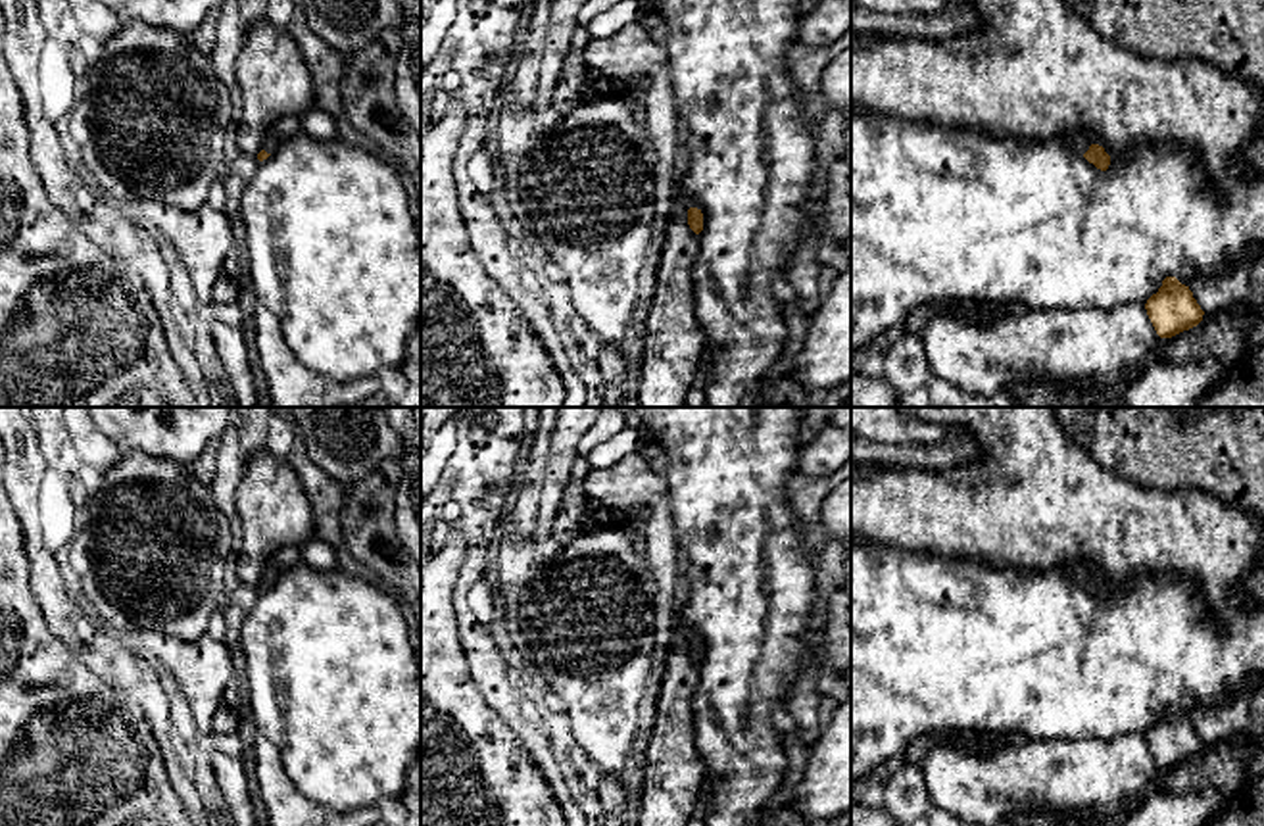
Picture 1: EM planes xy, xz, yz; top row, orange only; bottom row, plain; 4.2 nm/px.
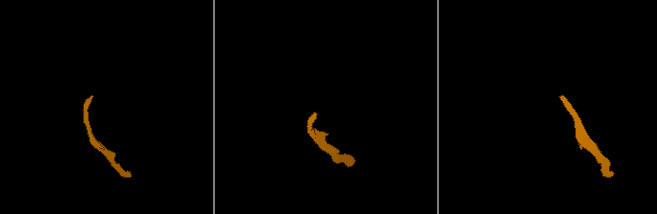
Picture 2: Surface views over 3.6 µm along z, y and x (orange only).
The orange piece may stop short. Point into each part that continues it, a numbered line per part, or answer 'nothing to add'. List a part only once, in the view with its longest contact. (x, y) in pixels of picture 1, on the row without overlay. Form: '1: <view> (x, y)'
1: yz (1080, 571)

